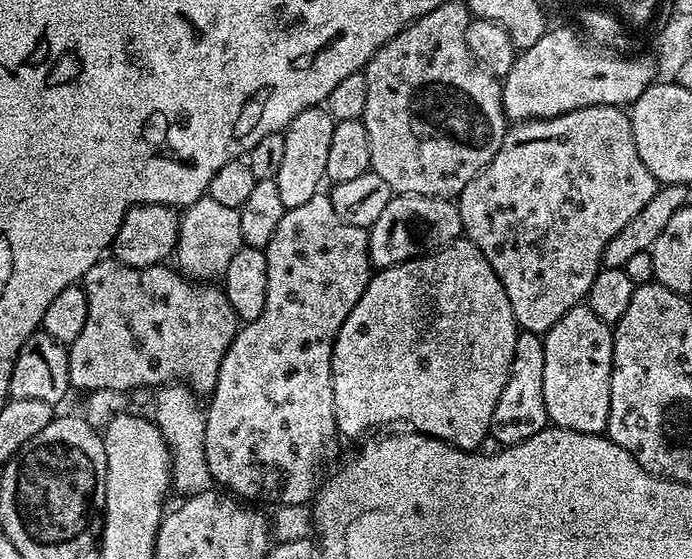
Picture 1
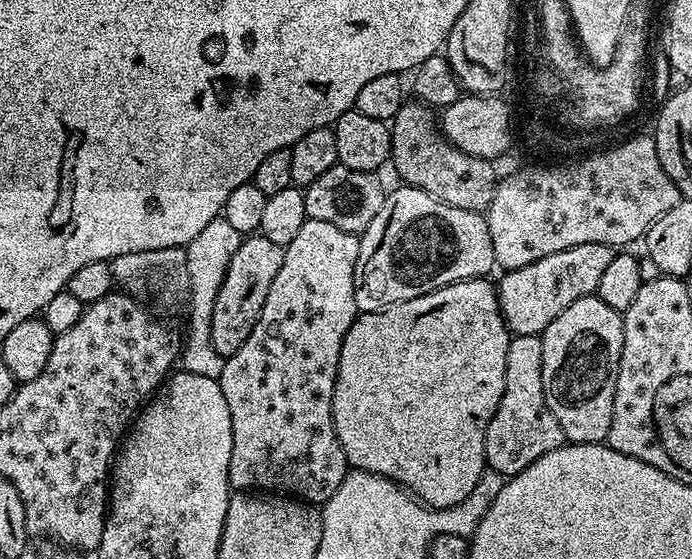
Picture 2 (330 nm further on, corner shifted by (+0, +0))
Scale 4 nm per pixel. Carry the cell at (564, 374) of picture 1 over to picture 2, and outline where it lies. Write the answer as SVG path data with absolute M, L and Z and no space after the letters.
M593 294L578 298L540 336L542 390L546 406L558 418L569 444L602 444L608 439L614 410L614 390L622 354L624 317Z

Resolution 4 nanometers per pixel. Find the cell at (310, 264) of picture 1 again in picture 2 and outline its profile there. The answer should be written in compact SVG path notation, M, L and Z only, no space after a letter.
M305 220L302 230L294 237L294 242L283 245L284 257L282 266L278 266L278 274L274 274L274 282L270 282L270 294L266 294L266 302L242 346L233 356L227 357L219 382L222 394L226 394L226 406L230 406L230 426L232 427L232 449L230 450L230 470L228 482L236 490L267 490L272 494L287 494L301 502L313 506L322 506L342 486L342 478L350 470L350 465L342 446L338 442L338 434L332 421L332 395L334 382L338 374L338 358L342 354L342 342L346 338L346 330L356 321L357 311L354 302L354 266L358 262L358 246L360 237L355 232L338 230L331 222Z

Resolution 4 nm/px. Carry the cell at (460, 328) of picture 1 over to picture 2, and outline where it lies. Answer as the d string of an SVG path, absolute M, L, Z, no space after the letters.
M488 278L459 280L430 294L422 294L418 298L392 304L380 312L359 313L350 330L346 330L346 338L342 342L342 354L338 358L338 374L332 395L332 421L349 465L361 472L378 474L394 481L400 487L408 489L421 504L430 508L449 508L462 502L462 498L466 498L466 494L470 494L470 490L478 486L478 478L486 467L484 439L490 418L494 418L498 402L502 398L506 378L506 350L510 339L509 330L504 325L504 316L500 312L496 288L493 281L492 284L490 281Z

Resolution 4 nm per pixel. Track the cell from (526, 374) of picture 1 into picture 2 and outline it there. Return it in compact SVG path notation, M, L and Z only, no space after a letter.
M512 336L506 350L506 378L494 418L490 418L484 439L484 463L505 478L516 476L530 462L550 454L565 443L558 418L546 406L542 390L542 342L540 336Z

